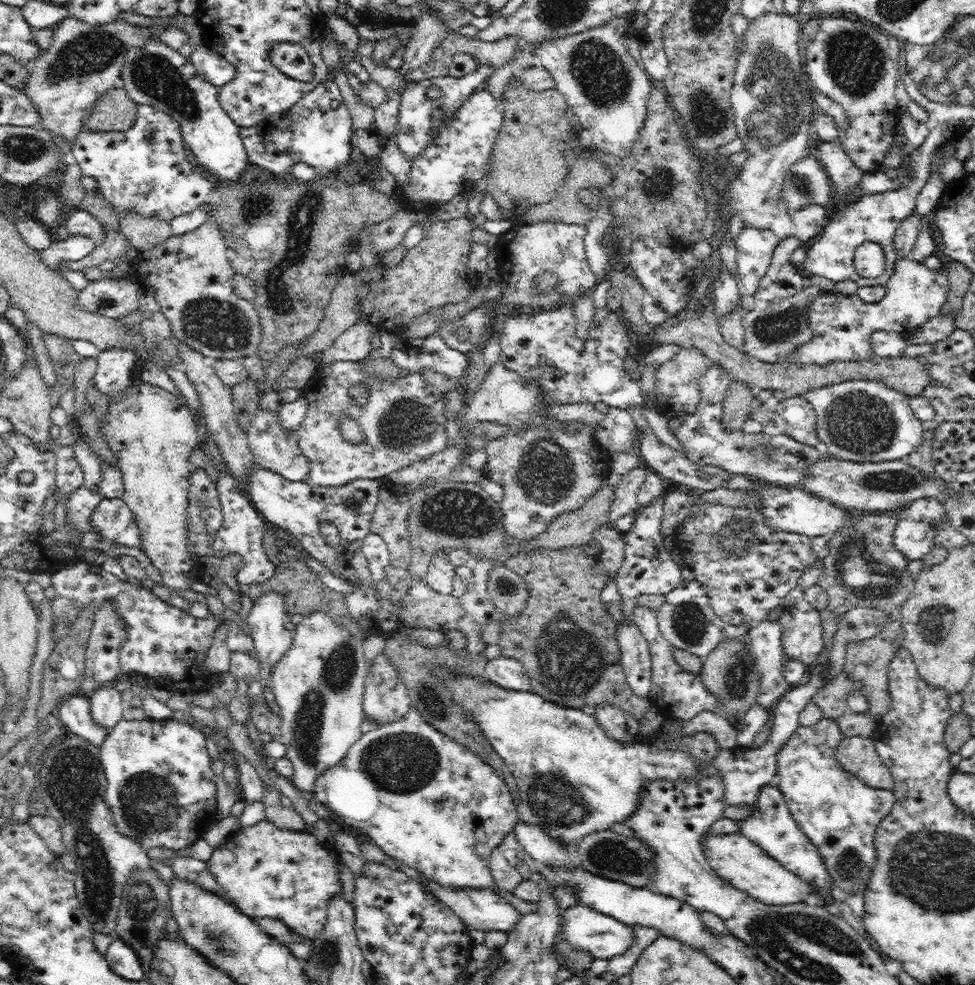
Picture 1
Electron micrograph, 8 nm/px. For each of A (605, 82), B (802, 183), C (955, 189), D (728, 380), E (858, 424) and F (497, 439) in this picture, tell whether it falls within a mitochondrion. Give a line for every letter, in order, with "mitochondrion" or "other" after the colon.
A: mitochondrion
B: mitochondrion
C: other
D: other
E: mitochondrion
F: other

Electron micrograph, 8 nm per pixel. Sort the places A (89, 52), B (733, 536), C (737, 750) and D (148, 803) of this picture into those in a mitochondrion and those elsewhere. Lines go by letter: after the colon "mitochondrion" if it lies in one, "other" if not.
A: mitochondrion
B: mitochondrion
C: other
D: mitochondrion

